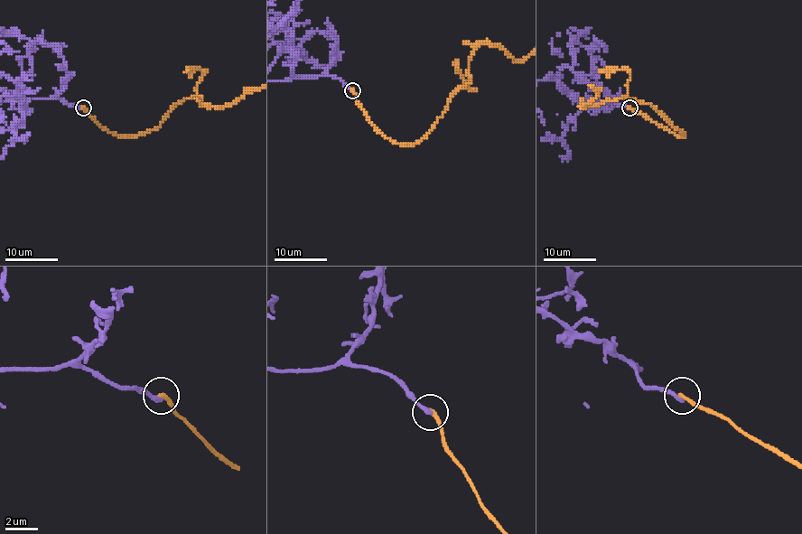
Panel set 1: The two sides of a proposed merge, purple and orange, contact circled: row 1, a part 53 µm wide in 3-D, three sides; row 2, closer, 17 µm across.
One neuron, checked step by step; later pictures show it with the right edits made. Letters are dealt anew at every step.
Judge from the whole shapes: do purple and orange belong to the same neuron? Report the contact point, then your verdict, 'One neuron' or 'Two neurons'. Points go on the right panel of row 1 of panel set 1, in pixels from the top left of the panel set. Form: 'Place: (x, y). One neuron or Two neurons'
Place: (629, 107). Two neurons

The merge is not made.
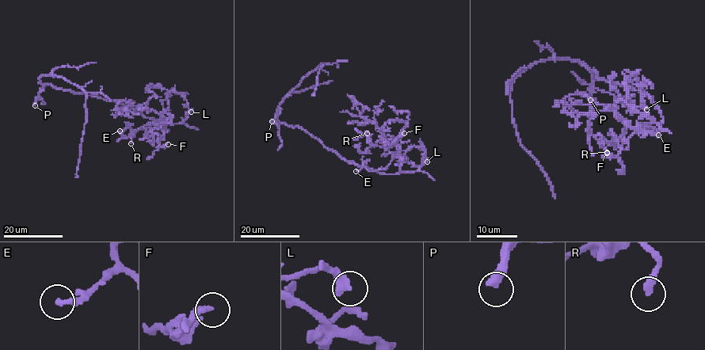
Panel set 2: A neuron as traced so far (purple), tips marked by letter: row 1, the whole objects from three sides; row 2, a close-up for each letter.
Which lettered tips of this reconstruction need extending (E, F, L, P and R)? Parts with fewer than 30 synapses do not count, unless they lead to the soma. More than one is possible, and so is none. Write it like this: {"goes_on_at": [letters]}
{"goes_on_at": ["P"]}

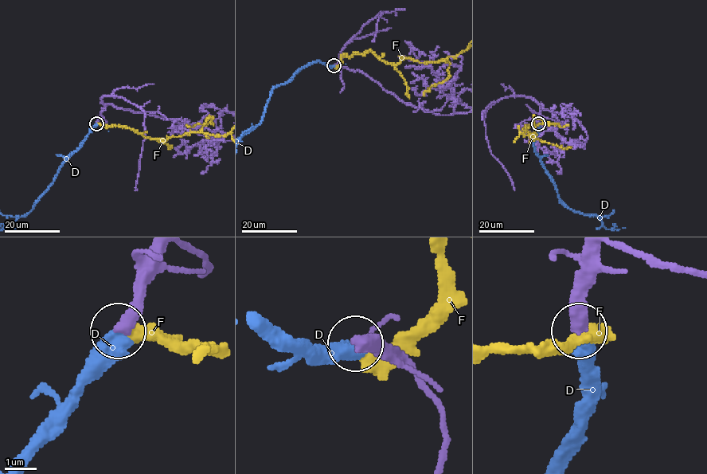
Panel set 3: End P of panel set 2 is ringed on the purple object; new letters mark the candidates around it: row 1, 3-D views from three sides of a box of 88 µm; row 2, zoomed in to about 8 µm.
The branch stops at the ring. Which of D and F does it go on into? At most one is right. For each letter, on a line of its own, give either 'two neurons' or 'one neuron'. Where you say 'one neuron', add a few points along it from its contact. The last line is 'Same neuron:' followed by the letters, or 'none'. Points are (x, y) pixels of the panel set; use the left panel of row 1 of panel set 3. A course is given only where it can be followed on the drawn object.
D: one neuron
F: two neurons
Same neuron: D

